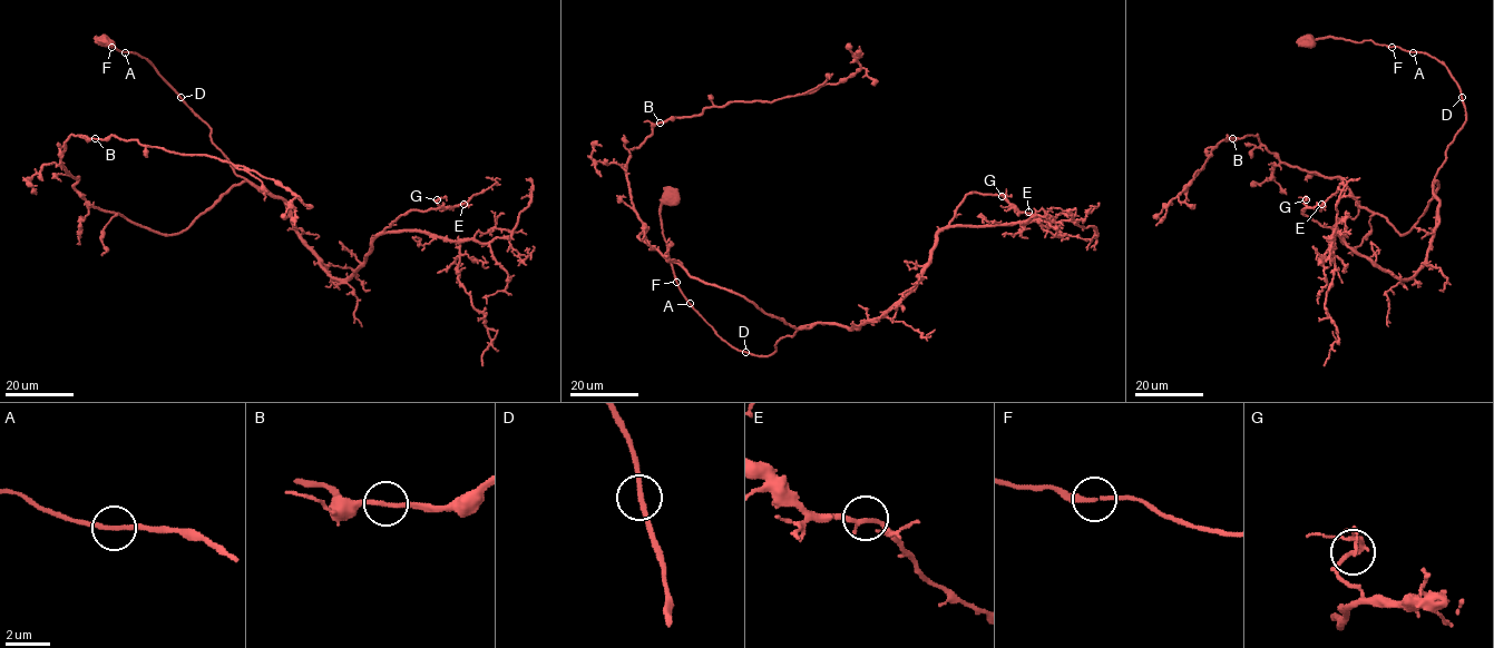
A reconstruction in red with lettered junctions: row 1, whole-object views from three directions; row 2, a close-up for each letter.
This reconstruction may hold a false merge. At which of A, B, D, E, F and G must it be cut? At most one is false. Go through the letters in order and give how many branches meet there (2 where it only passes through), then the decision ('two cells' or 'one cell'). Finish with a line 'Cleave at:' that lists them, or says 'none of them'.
A: 2 | one cell
B: 2 | one cell
D: 2 | one cell
E: 2 | one cell
F: 2 | one cell
G: 2 | one cell
Cleave at: none of them

